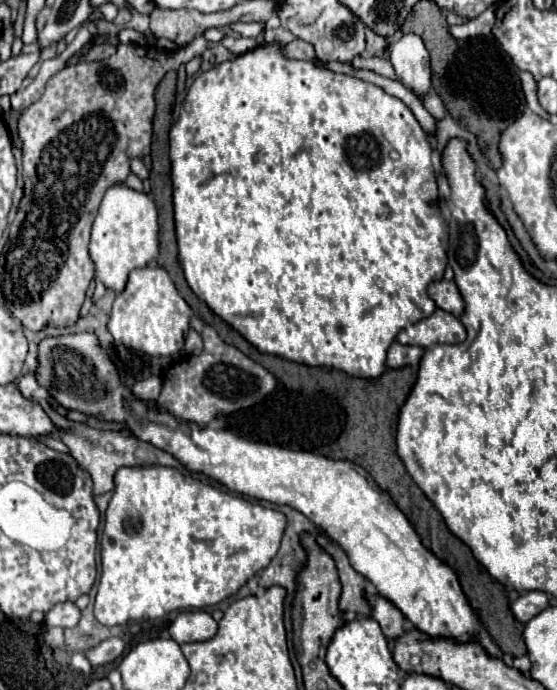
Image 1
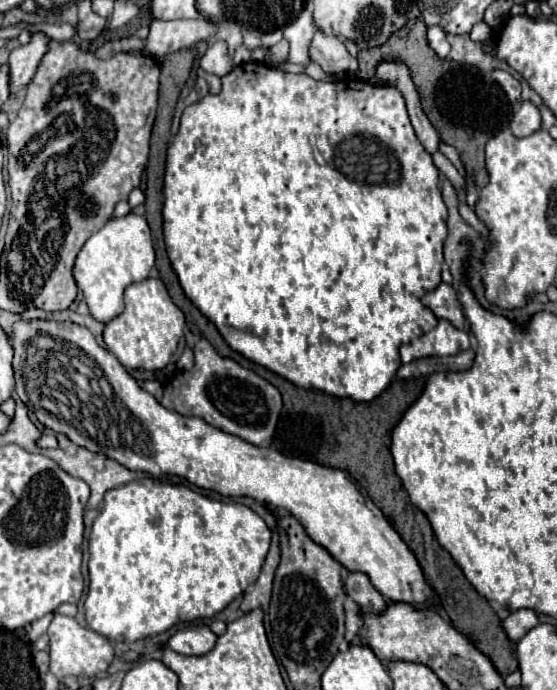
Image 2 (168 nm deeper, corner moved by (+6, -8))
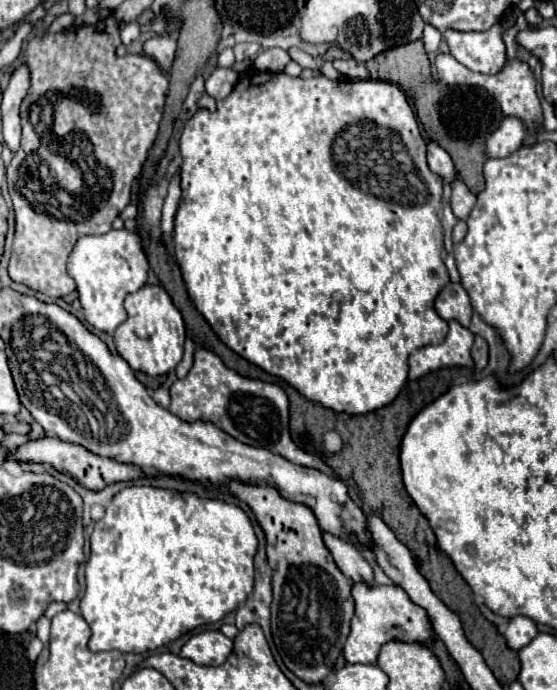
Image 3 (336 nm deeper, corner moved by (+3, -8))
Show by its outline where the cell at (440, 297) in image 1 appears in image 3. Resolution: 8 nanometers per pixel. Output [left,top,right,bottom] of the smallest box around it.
[435,283,471,327]

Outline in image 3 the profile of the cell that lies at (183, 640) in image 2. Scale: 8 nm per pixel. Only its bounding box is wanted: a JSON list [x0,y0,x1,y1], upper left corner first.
[181,631,233,665]

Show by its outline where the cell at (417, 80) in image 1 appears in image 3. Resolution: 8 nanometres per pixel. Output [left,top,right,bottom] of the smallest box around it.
[427,141,455,183]

